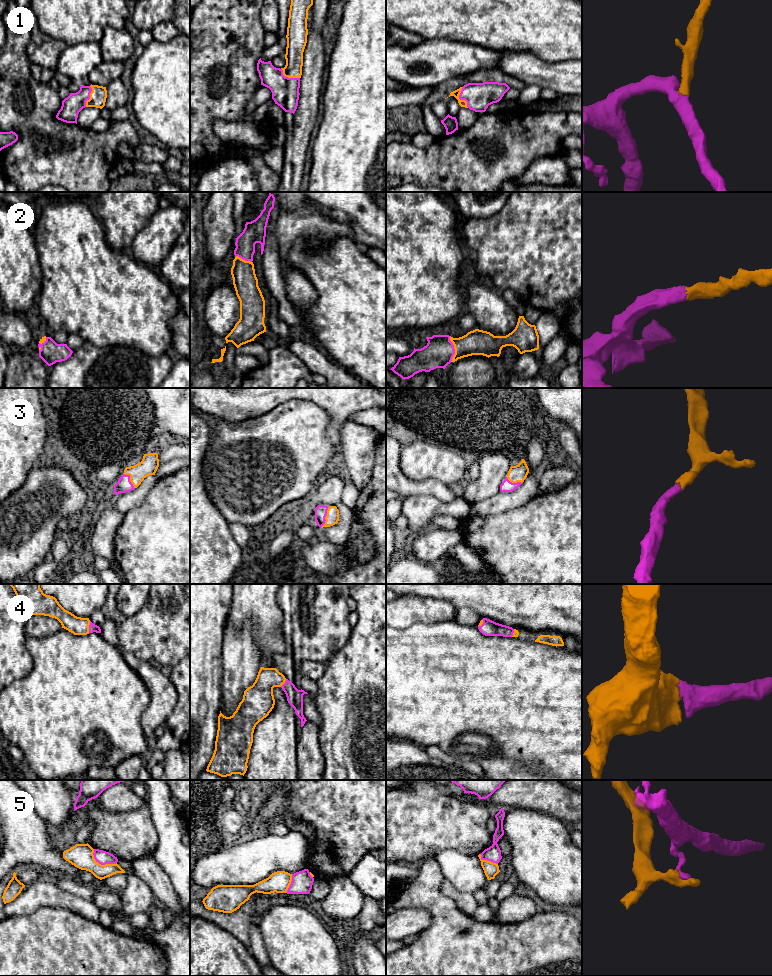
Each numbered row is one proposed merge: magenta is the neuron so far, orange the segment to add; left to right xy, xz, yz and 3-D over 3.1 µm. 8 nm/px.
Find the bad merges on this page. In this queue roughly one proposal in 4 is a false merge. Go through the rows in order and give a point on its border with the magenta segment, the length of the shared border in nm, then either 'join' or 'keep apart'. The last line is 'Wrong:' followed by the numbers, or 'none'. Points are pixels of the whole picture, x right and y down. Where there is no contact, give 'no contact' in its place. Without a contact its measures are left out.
1: meets magenta in yz at (460, 99); contact 180 nm long; join
2: meets magenta in yz at (454, 349); contact 200 nm long; join
3: meets magenta in xz at (325, 516); contact 180 nm long; join
4: meets magenta in xy at (89, 627); contact 100 nm long; join
5: meets magenta in xy at (101, 864); contact 220 nm long; keep apart
Wrong: 5

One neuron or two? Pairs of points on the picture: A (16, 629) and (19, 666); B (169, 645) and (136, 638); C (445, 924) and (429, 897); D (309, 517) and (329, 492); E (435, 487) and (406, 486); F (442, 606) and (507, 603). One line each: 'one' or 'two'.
A: one
B: one
C: one
D: one
E: one
F: two

